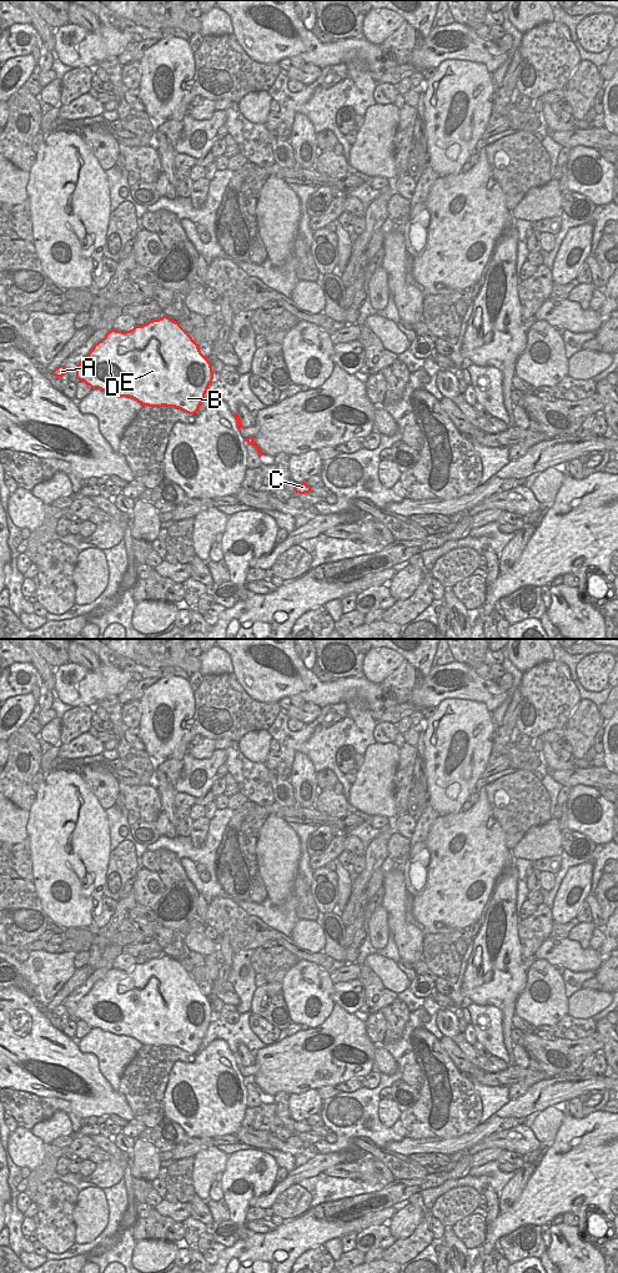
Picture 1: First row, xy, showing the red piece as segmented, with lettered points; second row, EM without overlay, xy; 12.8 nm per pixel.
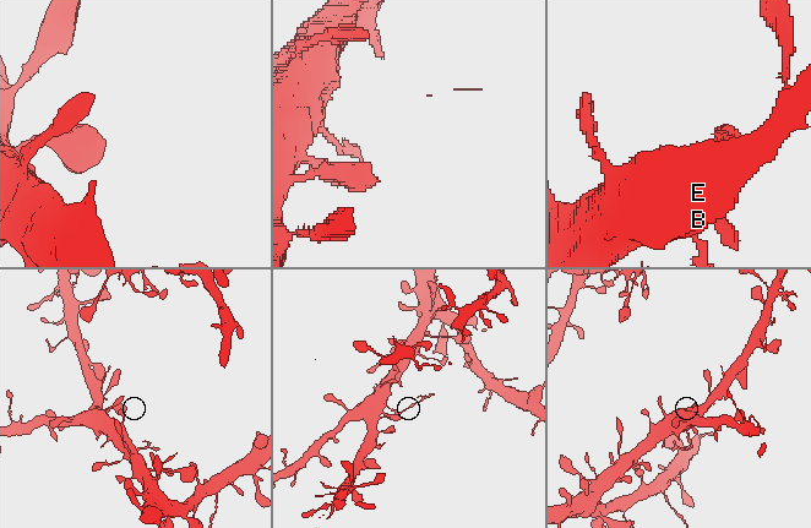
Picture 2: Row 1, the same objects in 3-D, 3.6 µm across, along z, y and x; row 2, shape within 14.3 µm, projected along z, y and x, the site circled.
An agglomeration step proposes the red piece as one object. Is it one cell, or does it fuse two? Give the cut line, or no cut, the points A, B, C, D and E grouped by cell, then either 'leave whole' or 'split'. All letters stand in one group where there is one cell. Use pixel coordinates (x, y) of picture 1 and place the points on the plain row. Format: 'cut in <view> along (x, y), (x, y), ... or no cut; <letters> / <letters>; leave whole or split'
cut in xy along (239, 1057), (236, 1061); A B D E / C; split

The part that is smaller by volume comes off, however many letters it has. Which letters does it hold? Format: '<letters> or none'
C.

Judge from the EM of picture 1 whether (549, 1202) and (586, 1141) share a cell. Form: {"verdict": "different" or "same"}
{"verdict": "same"}

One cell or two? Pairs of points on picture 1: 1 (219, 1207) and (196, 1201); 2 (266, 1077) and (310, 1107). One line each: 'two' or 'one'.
1: two
2: two

